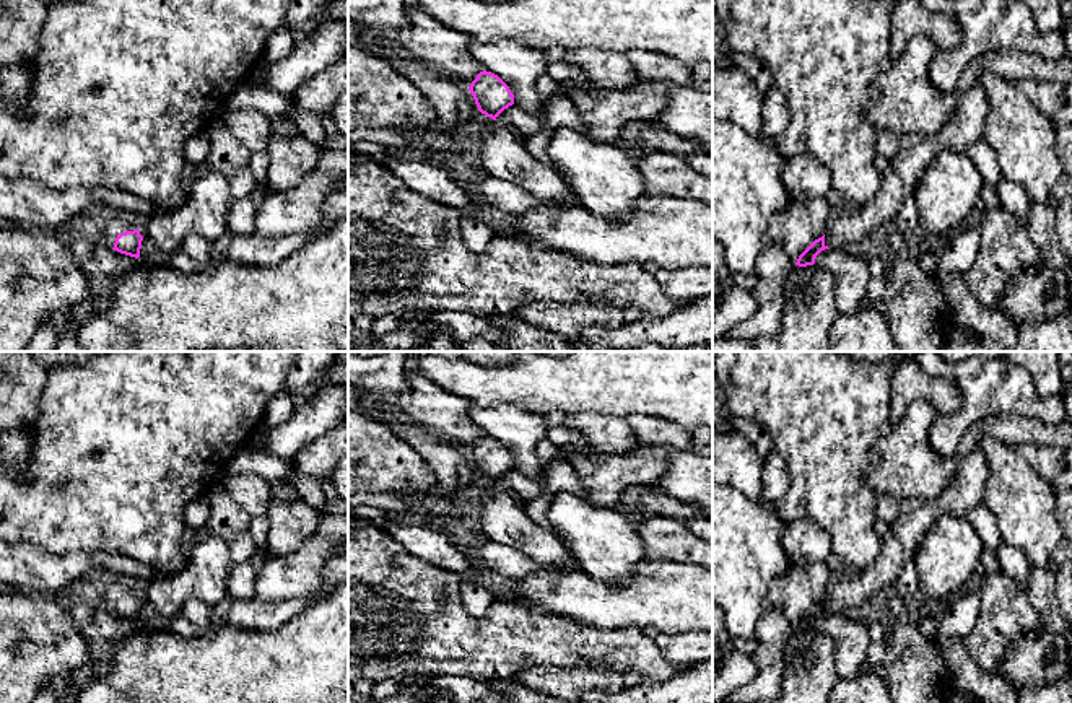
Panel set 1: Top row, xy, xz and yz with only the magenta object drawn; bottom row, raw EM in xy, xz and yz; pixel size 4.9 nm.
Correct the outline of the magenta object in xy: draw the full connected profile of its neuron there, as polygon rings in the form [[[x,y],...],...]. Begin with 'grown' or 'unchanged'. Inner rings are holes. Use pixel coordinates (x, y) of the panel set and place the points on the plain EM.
grown; [[[115,578],[104,579],[99,586],[98,600],[114,615],[135,623],[140,622],[143,600],[137,584]]]

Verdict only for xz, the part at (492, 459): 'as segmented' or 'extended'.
extended

